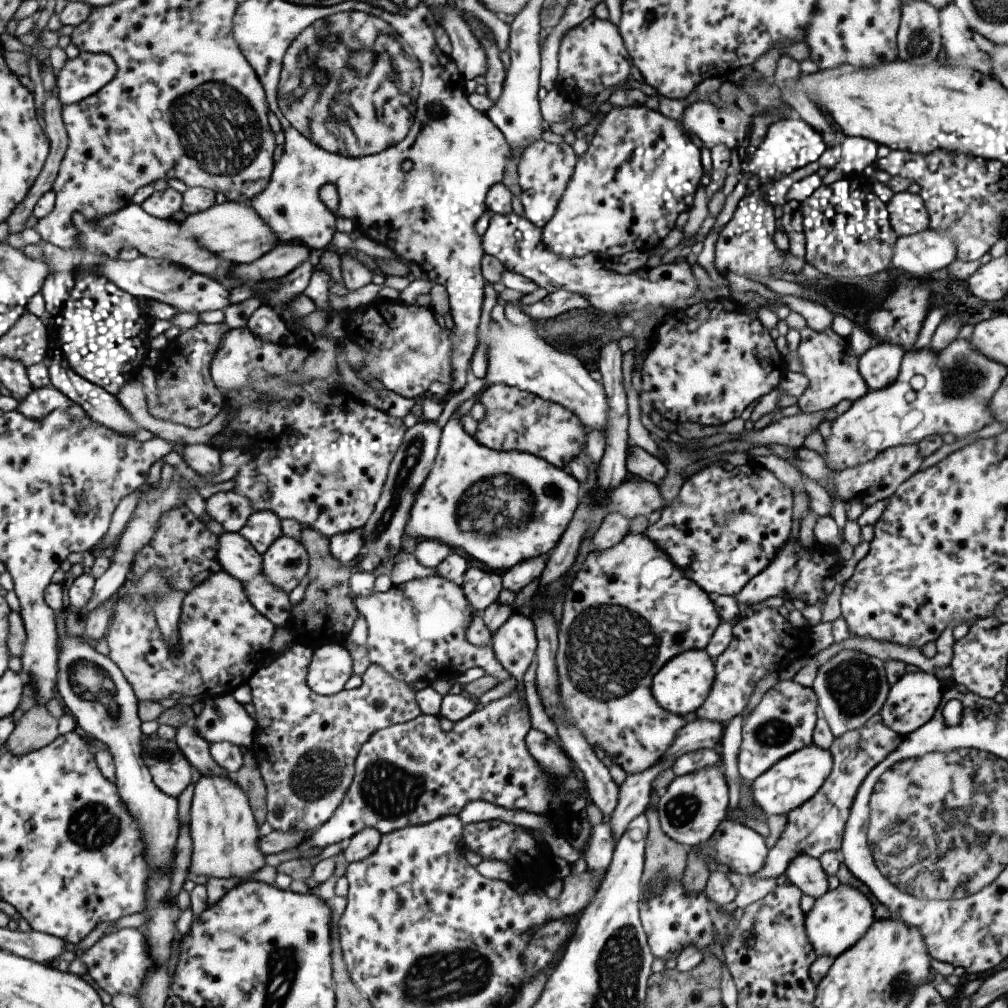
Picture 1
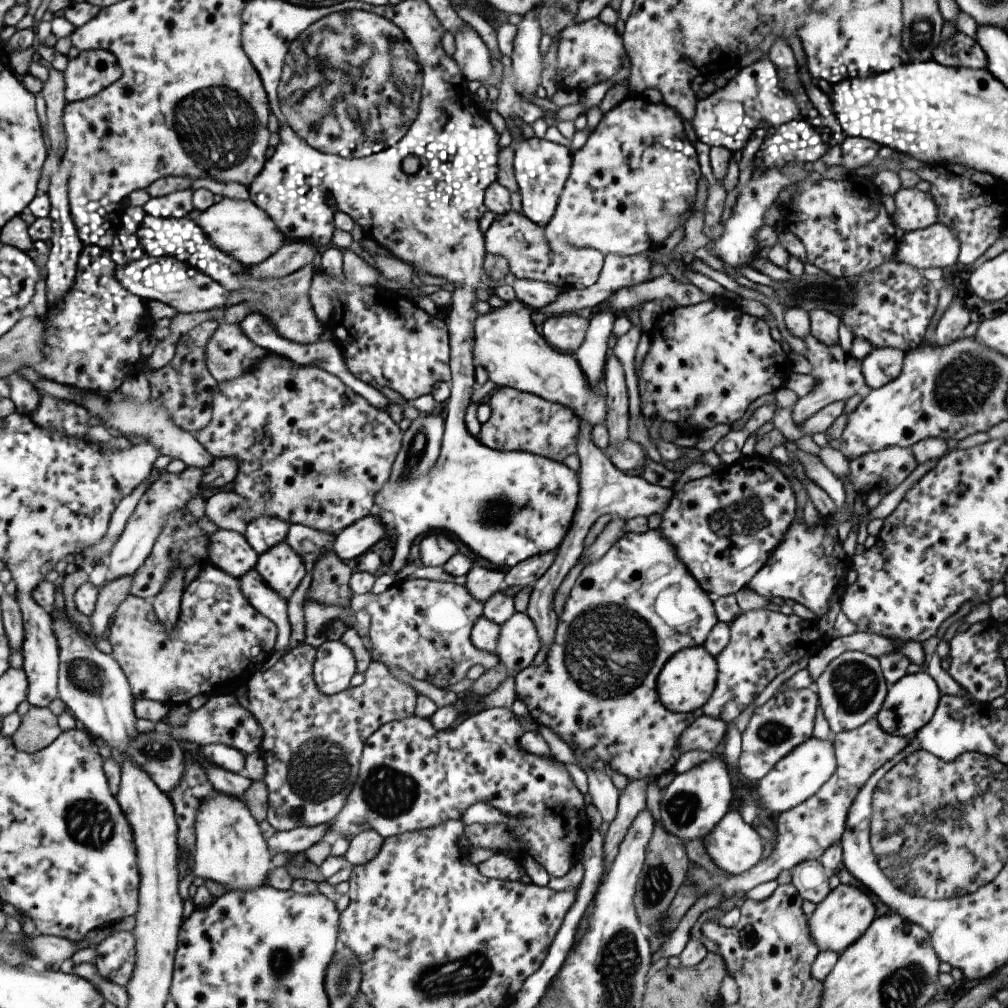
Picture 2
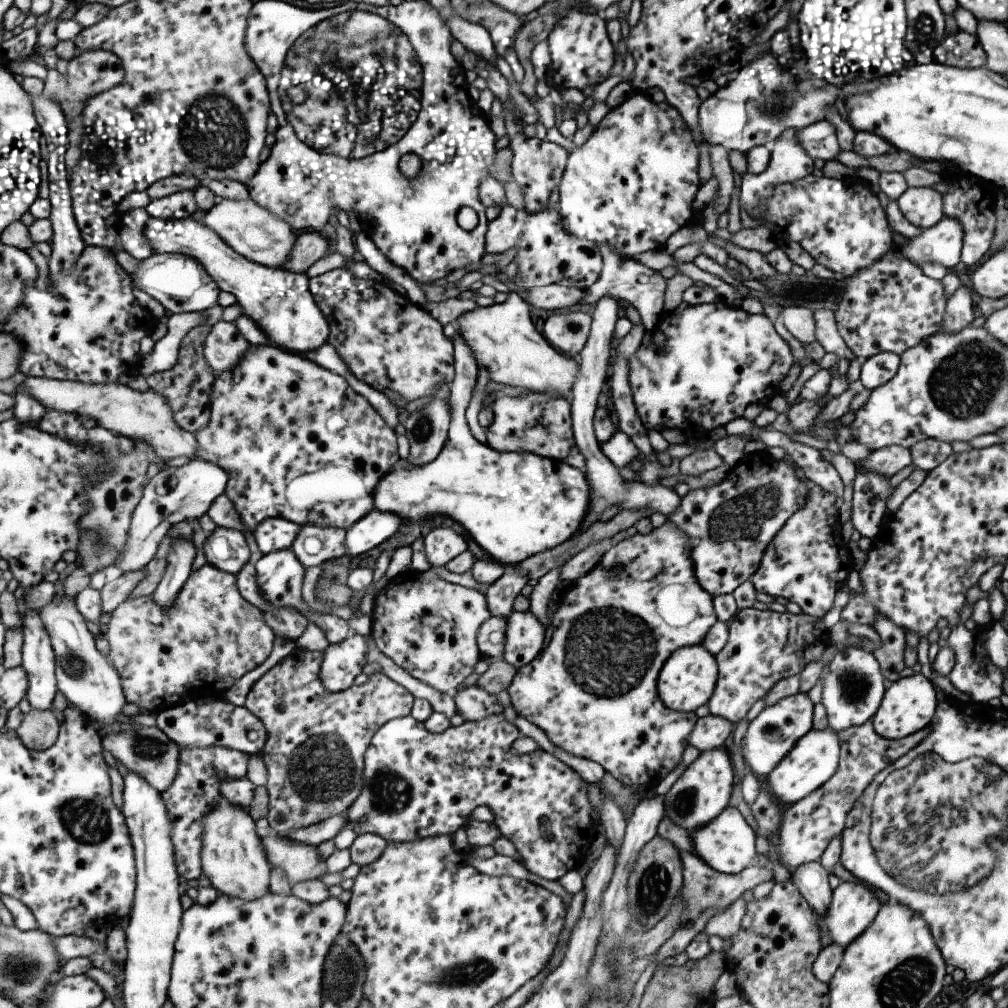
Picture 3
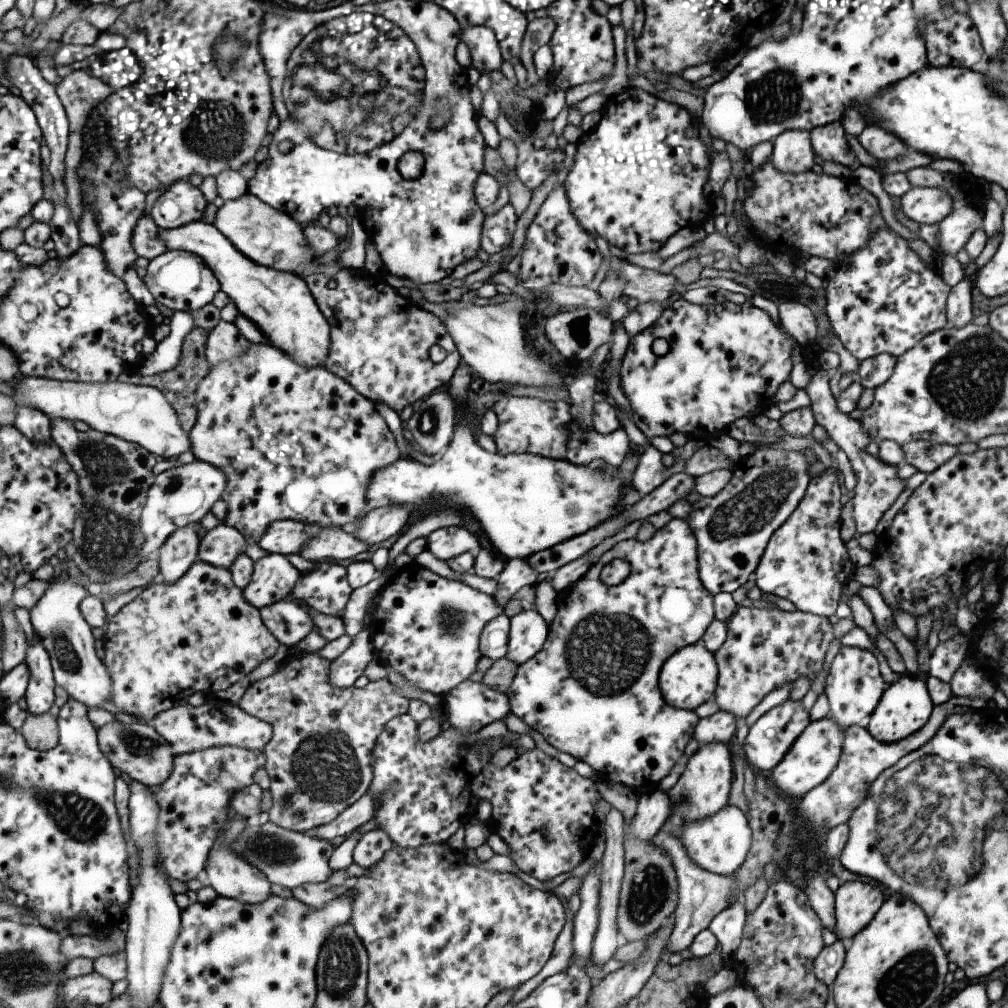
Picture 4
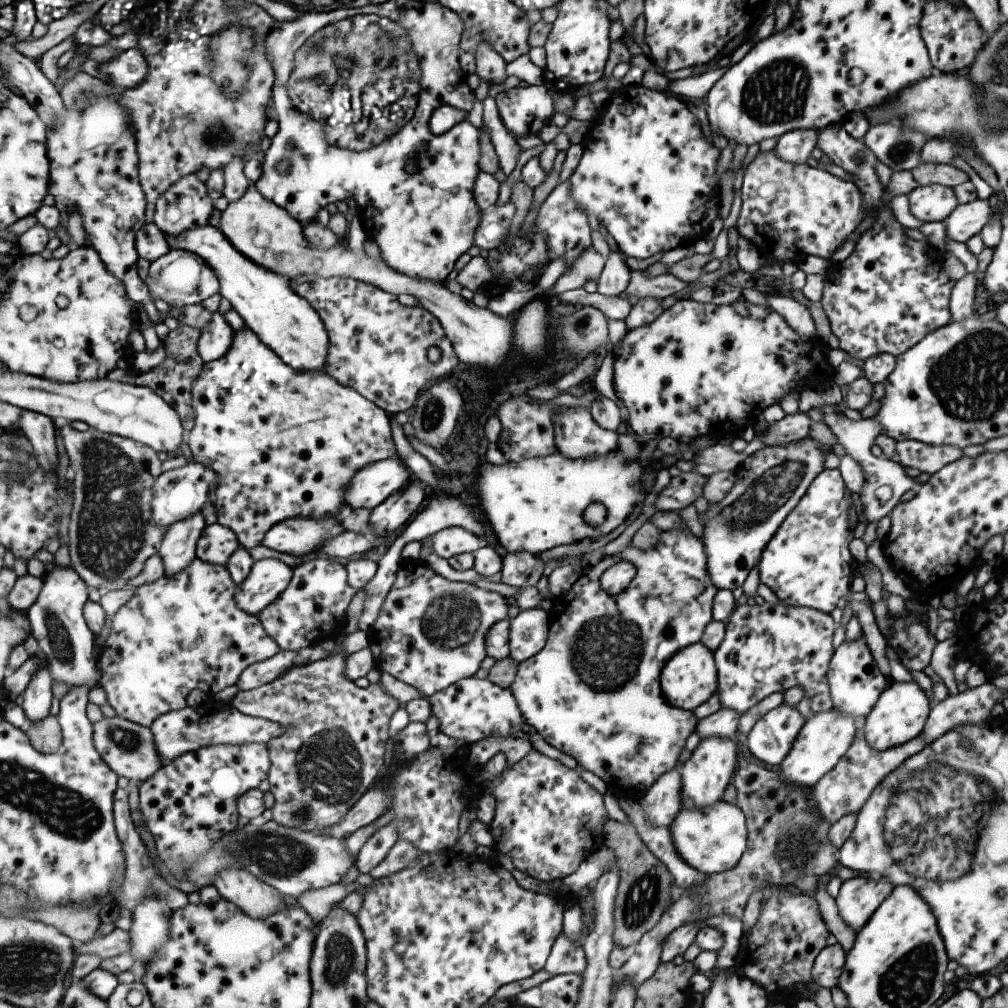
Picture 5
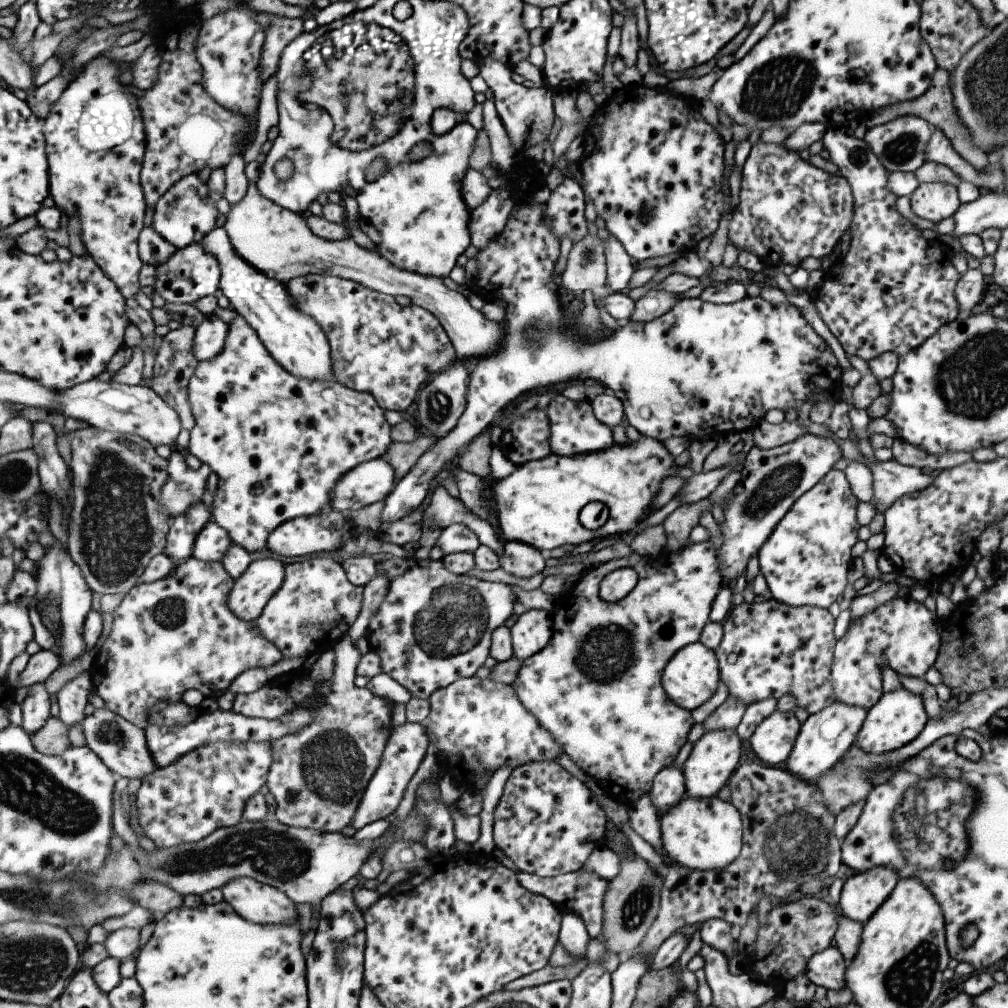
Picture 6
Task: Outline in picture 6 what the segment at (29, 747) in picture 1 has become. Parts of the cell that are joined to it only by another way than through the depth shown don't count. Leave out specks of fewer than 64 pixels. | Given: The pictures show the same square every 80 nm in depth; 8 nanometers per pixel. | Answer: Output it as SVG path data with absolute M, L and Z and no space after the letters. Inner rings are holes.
M51 717L41 730L31 735L34 747L46 755L62 755L71 748L69 726L61 717Z

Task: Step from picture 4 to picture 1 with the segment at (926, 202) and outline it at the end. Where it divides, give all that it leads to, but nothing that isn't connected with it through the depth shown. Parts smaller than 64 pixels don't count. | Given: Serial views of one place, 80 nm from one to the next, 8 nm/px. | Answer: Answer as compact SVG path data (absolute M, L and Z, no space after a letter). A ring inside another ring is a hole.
M907 189L893 193L886 203L889 224L896 236L913 234L928 227L929 215L923 199Z

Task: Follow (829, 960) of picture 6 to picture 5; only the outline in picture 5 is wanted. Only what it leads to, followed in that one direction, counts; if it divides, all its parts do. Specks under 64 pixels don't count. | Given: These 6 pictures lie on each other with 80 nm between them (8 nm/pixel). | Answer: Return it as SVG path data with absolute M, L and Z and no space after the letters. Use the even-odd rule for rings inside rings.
M839 944L825 945L813 959L810 978L817 986L833 988L844 970L845 952Z

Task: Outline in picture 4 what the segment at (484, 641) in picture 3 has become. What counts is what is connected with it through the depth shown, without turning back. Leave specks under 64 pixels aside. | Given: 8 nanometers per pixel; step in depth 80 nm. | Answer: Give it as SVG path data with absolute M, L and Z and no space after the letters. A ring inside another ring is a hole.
M501 614L499 616L496 616L495 618L492 618L482 628L479 639L479 648L482 656L488 656L493 661L495 659L506 656L508 624L509 624L509 619L504 614Z

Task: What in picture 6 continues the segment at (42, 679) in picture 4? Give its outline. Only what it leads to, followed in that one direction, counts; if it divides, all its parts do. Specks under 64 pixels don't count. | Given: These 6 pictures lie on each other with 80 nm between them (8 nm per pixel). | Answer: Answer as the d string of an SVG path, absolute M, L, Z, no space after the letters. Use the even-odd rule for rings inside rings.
M31 686L30 692L24 698L22 709L24 712L23 728L31 735L41 730L51 716L51 696L41 686Z

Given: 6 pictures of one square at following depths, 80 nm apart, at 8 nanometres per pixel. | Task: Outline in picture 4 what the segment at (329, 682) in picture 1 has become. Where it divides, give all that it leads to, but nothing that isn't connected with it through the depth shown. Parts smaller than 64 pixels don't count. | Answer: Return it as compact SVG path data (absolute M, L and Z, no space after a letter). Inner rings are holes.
M362 628L352 636L351 644L337 658L330 661L330 683L348 687L363 674L365 666L374 658L368 629Z

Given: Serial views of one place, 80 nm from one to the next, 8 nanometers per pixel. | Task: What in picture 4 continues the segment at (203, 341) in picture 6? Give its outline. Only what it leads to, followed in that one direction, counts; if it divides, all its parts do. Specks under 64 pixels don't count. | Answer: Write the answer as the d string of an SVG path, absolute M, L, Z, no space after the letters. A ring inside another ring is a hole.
M220 320L207 331L203 354L210 366L228 363L245 345L247 340L239 334L233 323Z

